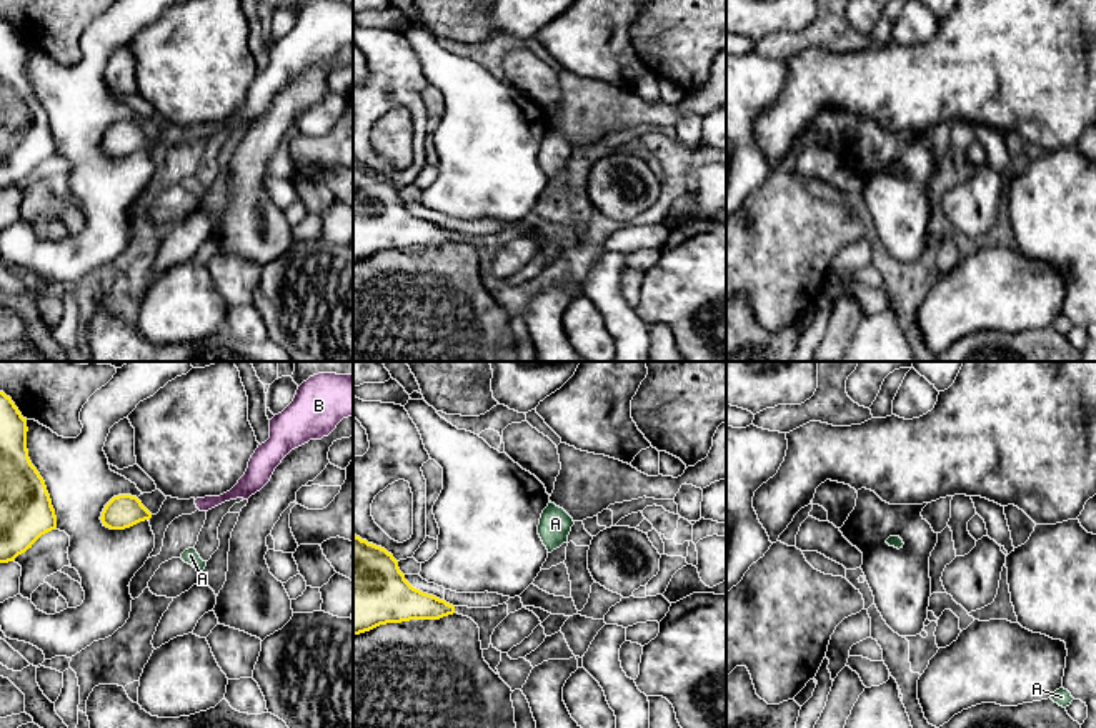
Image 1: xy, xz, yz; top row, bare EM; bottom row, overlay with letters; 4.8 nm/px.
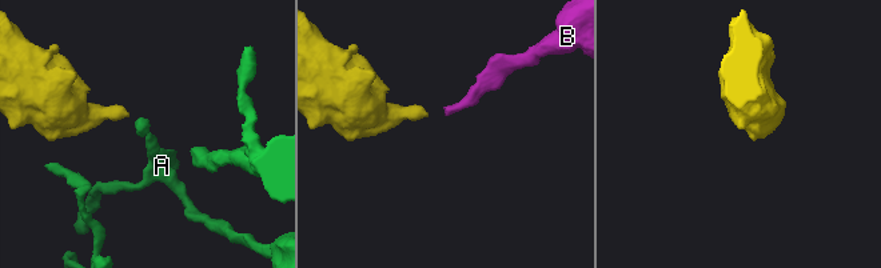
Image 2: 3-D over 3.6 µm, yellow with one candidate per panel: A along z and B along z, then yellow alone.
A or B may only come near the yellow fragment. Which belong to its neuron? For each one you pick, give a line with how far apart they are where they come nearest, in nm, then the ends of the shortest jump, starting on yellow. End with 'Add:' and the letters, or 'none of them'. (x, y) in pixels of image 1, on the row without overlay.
B: 220 nm apart; from yellow across xy (150, 140), (195, 130)
Add: B

